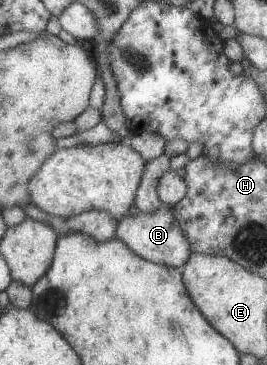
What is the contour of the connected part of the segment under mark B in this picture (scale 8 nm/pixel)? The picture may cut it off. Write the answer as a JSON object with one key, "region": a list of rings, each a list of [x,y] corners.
{"region":[[[162,203],[154,213],[140,212],[137,216],[123,217],[118,222],[116,238],[127,244],[135,254],[149,262],[183,268],[192,252],[190,242],[173,216],[172,208],[172,206]]]}

